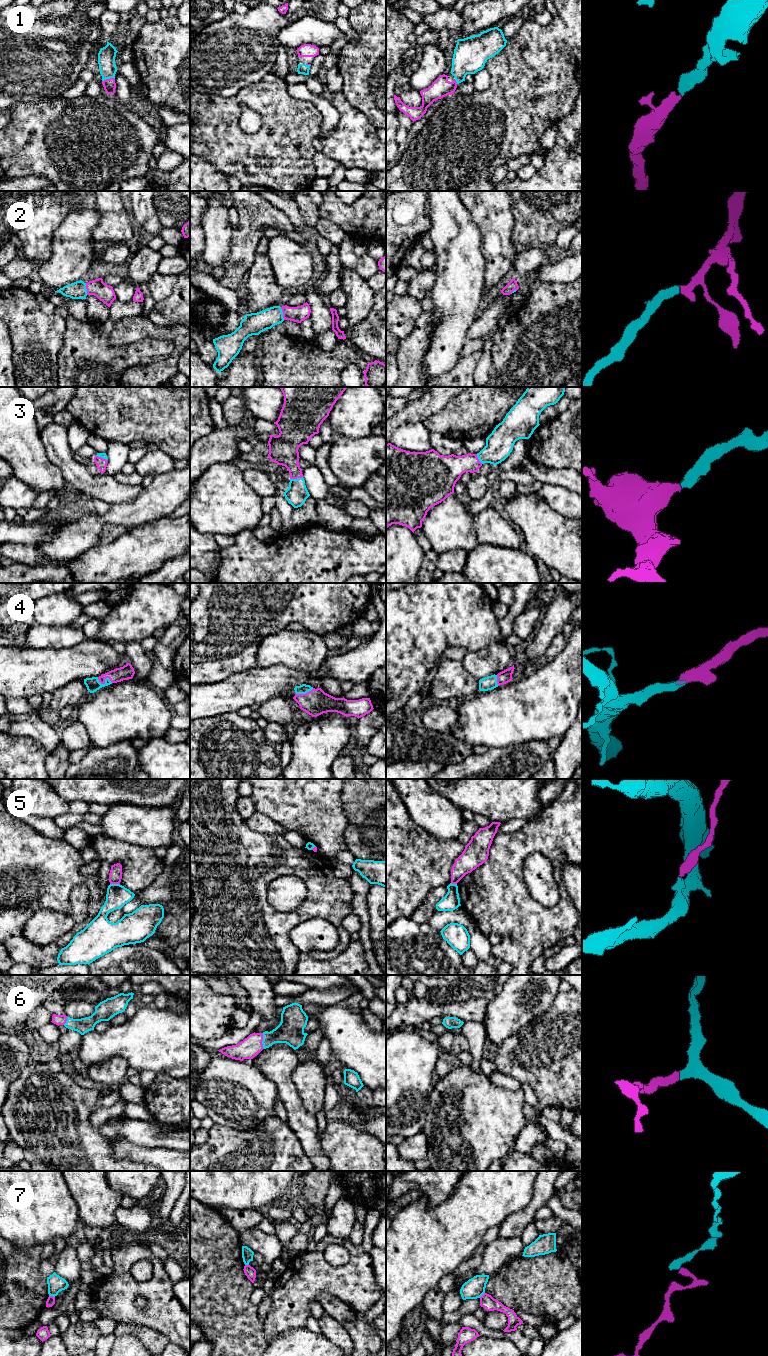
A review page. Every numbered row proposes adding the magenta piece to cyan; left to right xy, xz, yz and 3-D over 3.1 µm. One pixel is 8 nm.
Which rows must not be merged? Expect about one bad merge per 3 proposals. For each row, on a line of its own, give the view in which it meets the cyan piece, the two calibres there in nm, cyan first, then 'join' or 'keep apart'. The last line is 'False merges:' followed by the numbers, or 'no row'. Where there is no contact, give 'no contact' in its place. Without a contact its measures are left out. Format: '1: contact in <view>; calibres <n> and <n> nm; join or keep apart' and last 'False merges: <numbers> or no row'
1: contact in xy; calibres 140 and 100 nm; join
2: contact in xz; calibres 180 and 130 nm; join
3: contact in xz; calibres 170 and 220 nm; join
4: contact in xy; calibres 110 and 120 nm; join
5: contact in xy; calibres 180 and 110 nm; keep apart
6: contact in xz; calibres 200 and 160 nm; join
7: contact in xy; calibres 130 and 70 nm; keep apart
False merges: 5, 7

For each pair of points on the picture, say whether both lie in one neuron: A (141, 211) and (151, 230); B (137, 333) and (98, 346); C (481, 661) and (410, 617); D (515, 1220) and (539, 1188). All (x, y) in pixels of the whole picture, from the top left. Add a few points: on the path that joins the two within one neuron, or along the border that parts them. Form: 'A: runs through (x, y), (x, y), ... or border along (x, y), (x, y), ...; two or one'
A: runs through (144, 216), (149, 225); one
B: border along (108, 335), (112, 345), (132, 342); two
C: border along (490, 645), (478, 650), (467, 651); two
D: runs through (524, 1214), (539, 1197); one

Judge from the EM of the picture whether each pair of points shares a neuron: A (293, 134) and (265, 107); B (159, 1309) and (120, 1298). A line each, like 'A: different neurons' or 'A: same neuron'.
A: same neuron
B: same neuron

